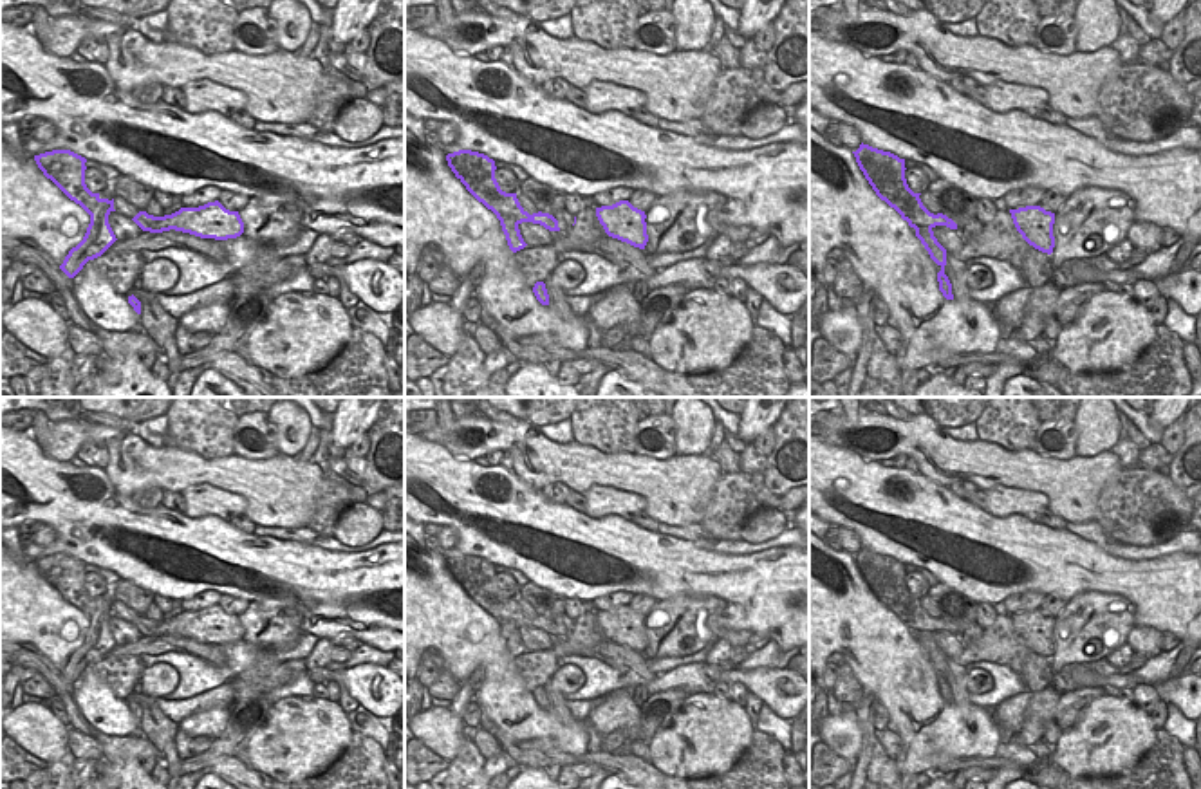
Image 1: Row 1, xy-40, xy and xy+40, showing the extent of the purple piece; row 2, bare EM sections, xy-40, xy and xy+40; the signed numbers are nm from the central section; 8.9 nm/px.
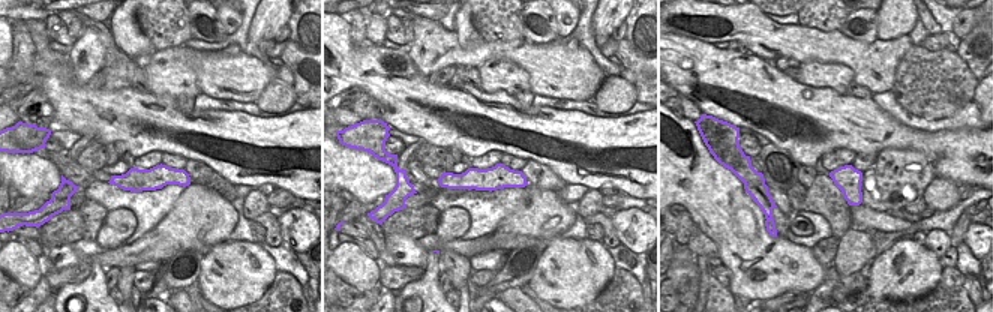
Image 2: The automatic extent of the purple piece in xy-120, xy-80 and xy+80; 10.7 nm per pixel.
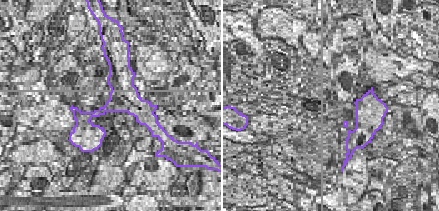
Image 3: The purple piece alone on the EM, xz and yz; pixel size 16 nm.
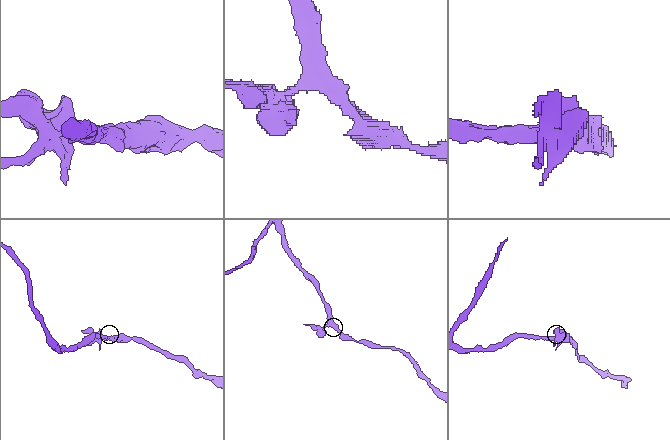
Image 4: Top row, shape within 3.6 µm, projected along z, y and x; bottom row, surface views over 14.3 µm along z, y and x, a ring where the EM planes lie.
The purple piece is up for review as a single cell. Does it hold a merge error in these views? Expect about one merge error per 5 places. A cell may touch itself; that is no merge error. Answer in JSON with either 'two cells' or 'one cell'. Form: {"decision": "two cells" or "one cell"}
{"decision": "one cell"}

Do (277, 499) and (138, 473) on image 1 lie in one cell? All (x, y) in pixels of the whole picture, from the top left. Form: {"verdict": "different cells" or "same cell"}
{"verdict": "same cell"}

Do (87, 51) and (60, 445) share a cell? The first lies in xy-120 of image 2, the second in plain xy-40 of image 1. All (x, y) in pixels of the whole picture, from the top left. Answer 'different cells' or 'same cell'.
same cell

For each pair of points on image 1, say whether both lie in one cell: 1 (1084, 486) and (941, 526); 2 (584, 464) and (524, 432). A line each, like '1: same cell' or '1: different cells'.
1: different cells
2: same cell

